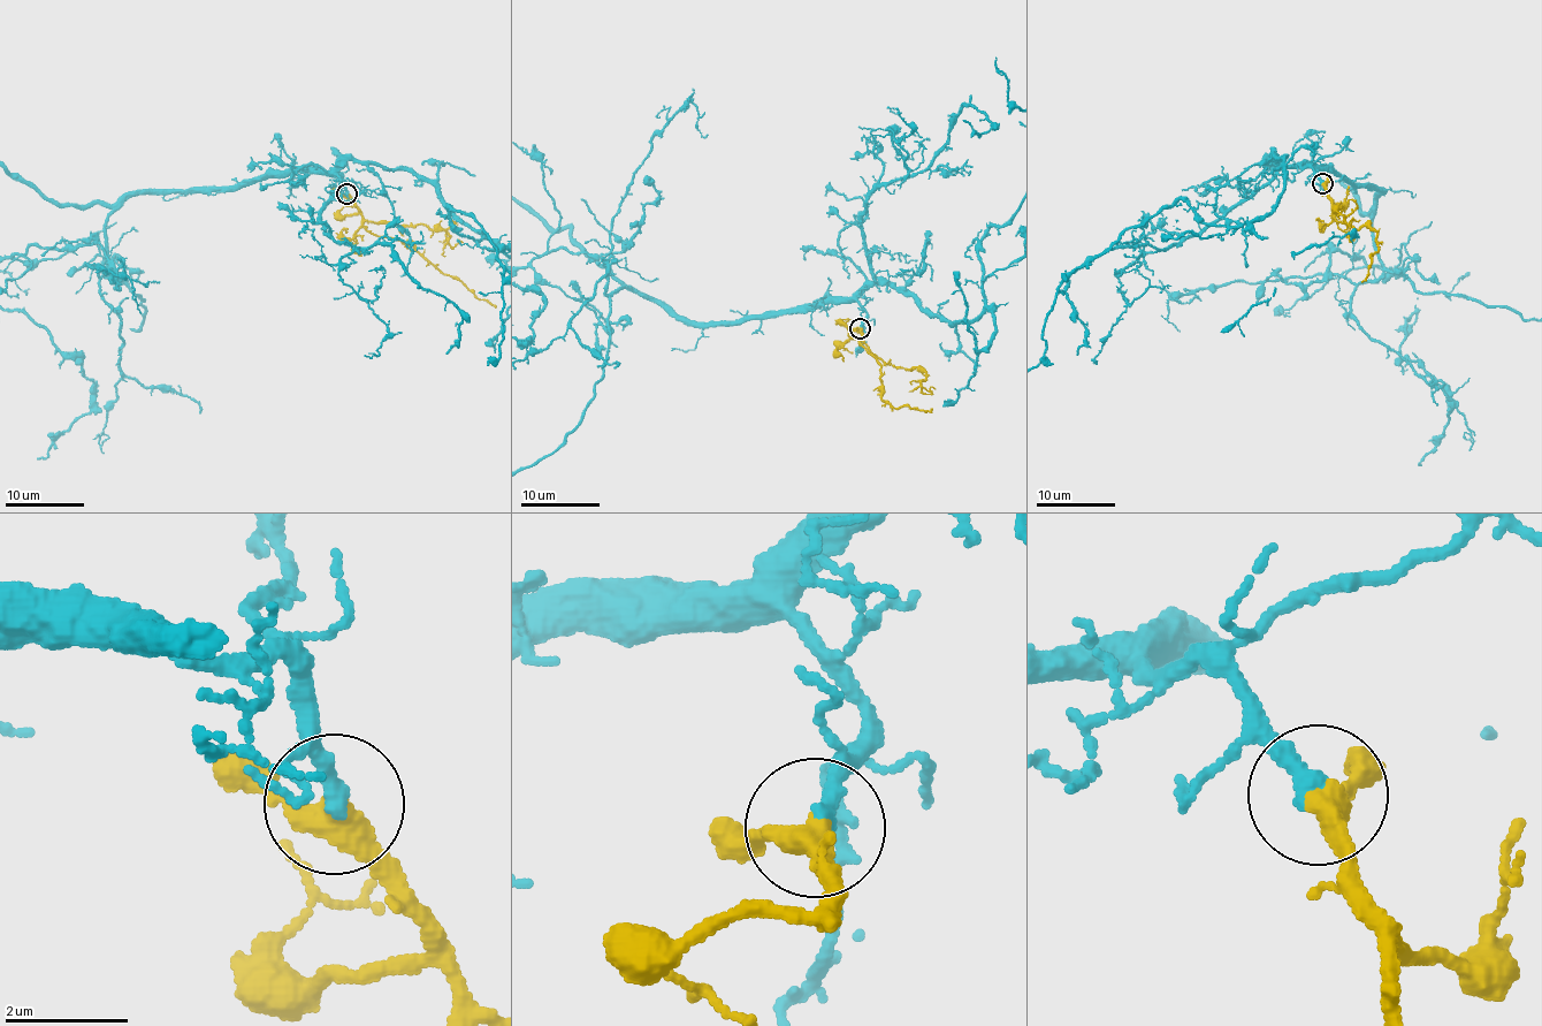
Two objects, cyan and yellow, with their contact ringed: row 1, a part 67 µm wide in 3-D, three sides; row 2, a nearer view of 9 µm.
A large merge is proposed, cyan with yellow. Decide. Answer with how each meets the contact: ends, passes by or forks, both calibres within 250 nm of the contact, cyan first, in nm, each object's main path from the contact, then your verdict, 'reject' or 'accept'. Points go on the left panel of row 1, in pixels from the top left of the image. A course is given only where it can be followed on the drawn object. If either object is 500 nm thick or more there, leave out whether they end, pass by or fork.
cyan ends; yellow passes by; calibres 320 and 400 nm; course cyan (346, 192), (280, 170), (136, 194), (105, 240), (145, 298), (121, 332); course yellow (346, 192), (361, 215), (361, 225), (405, 246), (414, 245), (444, 274), (455, 275), (495, 308); accept

